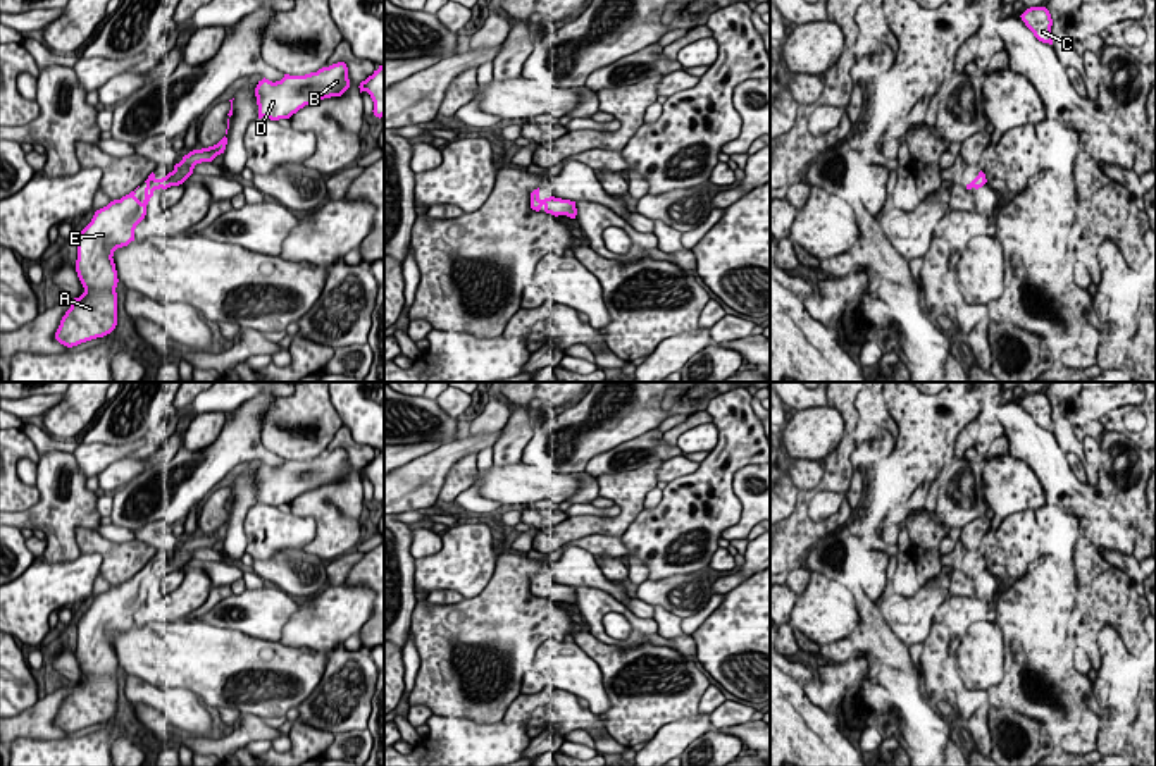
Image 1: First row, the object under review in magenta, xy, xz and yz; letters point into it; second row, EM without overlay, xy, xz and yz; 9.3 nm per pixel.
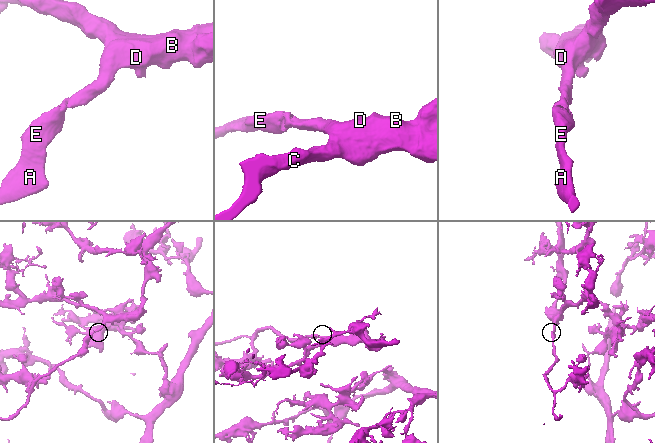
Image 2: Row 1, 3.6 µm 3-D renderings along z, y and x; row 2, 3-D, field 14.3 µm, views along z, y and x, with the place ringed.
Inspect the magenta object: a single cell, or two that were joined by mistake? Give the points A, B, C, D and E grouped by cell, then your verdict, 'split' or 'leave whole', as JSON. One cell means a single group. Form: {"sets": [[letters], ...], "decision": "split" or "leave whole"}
{"sets": [["A", "B", "C", "D", "E"]], "decision": "leave whole"}

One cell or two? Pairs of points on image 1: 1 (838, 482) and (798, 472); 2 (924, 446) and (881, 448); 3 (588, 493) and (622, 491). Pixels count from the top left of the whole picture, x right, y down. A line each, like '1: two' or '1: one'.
1: two
2: two
3: two

